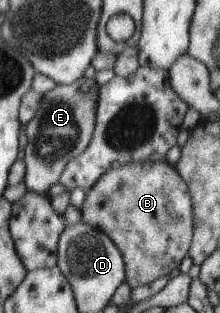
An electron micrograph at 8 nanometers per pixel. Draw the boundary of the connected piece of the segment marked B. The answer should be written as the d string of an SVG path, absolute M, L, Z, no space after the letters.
M166 159L112 166L89 190L85 190L85 199L79 208L81 221L104 232L121 251L125 263L125 282L131 289L169 276L189 253L193 240L191 193L175 165L169 164Z

